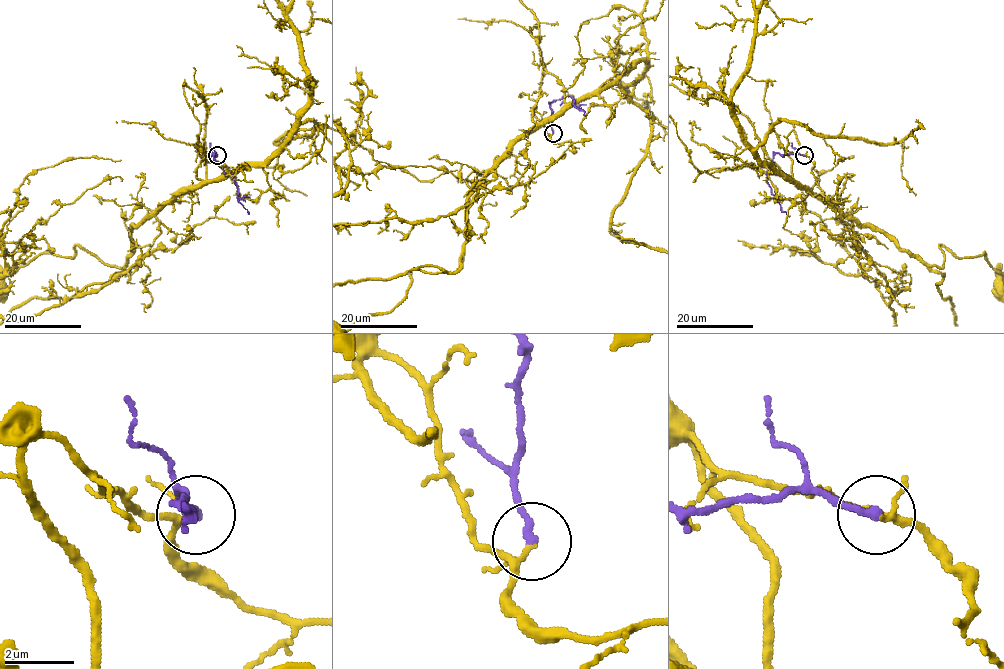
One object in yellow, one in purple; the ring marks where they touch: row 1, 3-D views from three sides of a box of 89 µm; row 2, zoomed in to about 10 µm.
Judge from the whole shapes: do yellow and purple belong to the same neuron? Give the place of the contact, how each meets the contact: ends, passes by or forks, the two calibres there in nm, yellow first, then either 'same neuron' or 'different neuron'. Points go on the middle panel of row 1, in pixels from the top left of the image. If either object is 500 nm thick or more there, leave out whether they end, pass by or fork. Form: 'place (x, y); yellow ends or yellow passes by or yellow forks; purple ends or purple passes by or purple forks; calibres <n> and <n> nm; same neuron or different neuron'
place (553, 133); yellow forks; purple ends; calibres 130 and 260 nm; different neuron

